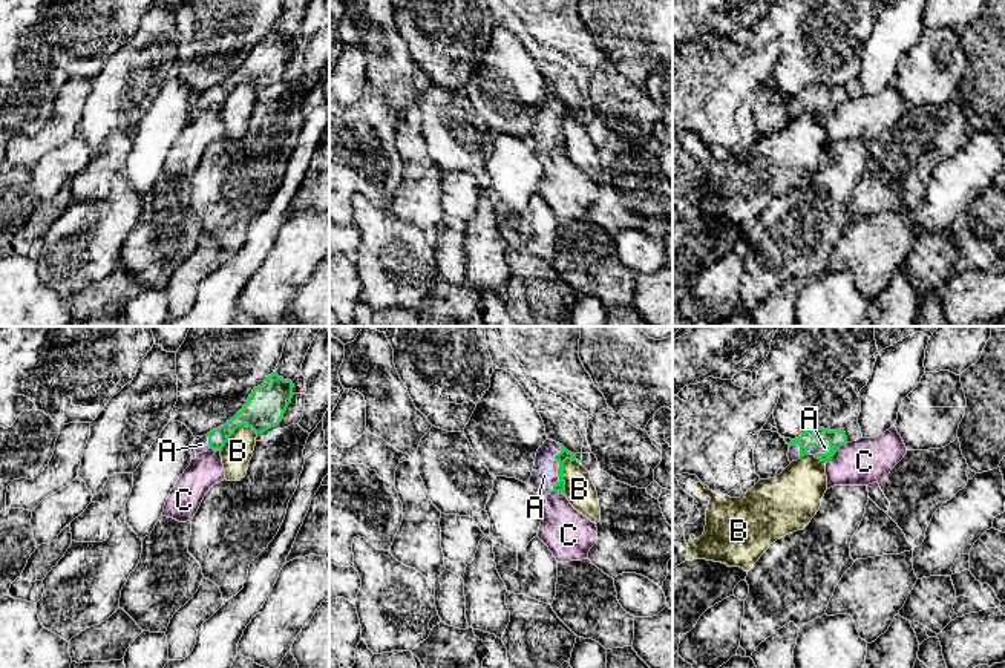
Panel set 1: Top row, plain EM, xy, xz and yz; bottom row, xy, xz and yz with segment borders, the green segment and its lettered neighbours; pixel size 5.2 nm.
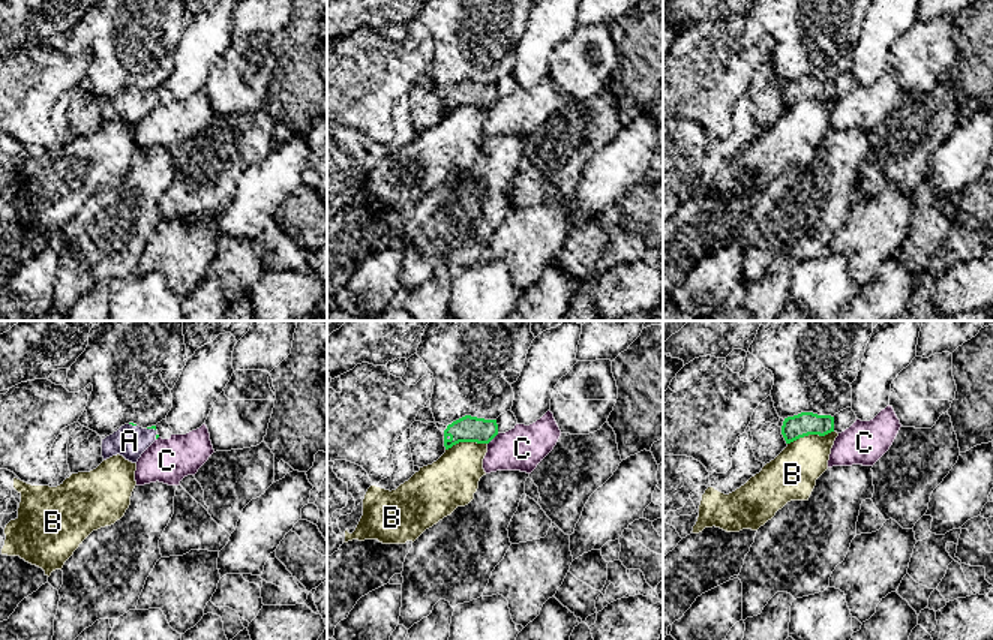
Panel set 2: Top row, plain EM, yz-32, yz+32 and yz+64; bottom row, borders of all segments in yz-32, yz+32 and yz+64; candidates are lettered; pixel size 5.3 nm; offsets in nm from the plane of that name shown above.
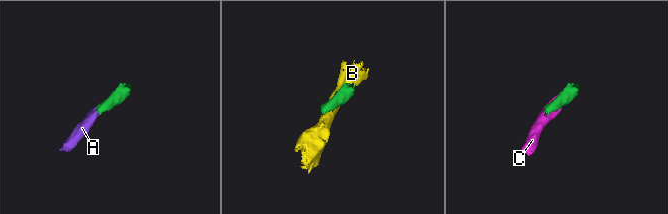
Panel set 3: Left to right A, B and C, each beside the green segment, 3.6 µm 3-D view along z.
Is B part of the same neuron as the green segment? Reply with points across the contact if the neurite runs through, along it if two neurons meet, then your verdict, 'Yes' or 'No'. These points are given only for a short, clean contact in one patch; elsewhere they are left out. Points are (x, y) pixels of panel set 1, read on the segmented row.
No

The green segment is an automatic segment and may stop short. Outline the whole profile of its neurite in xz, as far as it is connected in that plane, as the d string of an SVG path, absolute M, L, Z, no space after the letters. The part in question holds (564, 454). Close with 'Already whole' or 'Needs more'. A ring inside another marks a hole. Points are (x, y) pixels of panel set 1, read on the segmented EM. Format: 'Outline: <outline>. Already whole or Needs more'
Outline: M547 438L536 452L529 489L542 496L552 492L565 493L564 463L567 460L578 461L575 454Z. Needs more

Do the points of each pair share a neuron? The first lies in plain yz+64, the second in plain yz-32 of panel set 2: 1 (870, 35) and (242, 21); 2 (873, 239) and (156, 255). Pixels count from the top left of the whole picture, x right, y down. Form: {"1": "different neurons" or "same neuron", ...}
{"1": "different neurons", "2": "same neuron"}

